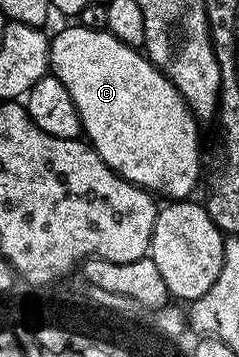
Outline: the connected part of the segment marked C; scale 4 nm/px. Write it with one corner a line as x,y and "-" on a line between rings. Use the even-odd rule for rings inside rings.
75,22
72,28
63,28
56,36
52,35
49,43
50,75
56,76
61,86
69,90
69,98
73,98
73,106
77,106
86,143
117,175
146,192
159,198
167,196
163,198
171,202
188,199
199,184
199,167
203,164
203,156
199,153
201,124
173,82
169,82
169,78
165,78
140,49
121,42
121,38
106,30
89,30

